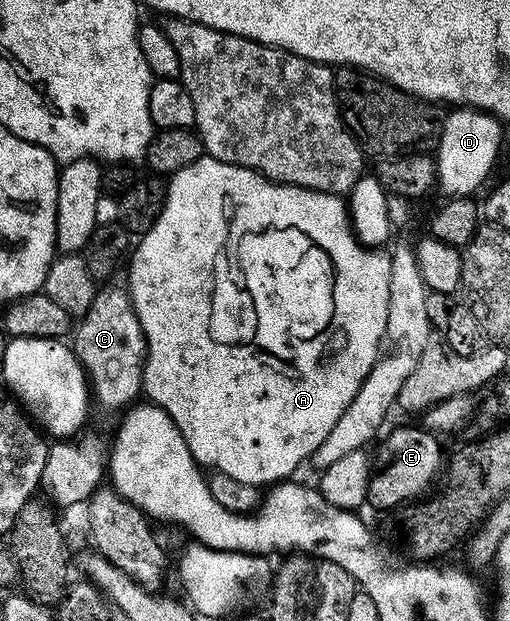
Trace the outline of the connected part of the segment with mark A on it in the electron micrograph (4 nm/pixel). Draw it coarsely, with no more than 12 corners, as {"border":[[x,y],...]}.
{"border":[[207,154],[126,287],[190,454],[284,482],[378,359],[343,195]]}

